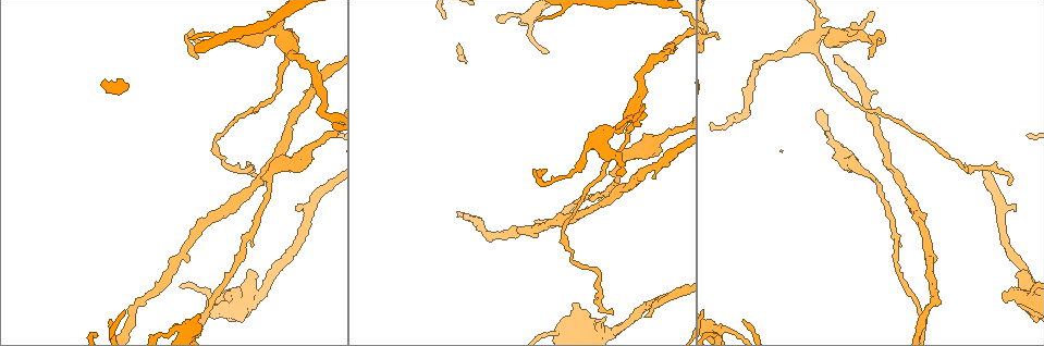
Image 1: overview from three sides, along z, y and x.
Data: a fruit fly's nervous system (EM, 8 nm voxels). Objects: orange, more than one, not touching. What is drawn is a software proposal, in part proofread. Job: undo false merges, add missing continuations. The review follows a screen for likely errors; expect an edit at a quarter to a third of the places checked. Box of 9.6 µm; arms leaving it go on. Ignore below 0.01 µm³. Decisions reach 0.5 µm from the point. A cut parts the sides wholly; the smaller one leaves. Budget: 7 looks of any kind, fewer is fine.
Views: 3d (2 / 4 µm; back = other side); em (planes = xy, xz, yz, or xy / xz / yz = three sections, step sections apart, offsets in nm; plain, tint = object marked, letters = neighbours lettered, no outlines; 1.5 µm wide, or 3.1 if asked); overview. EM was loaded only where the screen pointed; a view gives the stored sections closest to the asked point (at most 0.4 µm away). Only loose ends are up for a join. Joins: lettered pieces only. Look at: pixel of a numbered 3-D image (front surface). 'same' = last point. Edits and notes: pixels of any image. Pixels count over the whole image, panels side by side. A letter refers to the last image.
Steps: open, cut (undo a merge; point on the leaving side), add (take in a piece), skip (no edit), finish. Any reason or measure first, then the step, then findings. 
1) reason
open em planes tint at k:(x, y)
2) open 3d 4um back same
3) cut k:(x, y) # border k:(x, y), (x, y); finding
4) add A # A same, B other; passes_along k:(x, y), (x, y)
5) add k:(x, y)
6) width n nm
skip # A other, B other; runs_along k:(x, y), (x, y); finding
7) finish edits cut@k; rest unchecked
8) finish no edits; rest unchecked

thick end
open 3d 4um at 1:(1023, 305)

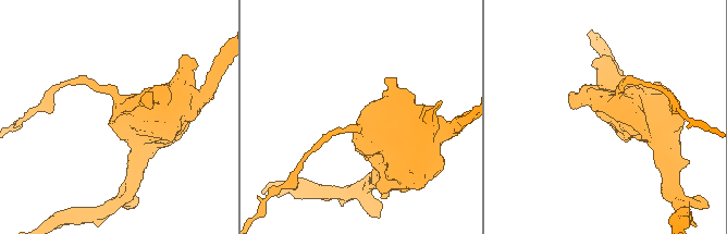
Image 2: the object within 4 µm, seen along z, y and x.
open em planes letters at 2:(119, 111)

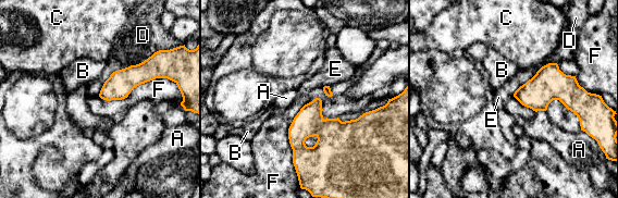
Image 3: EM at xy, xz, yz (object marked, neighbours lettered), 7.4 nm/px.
skip # A other, B other, C other, D other, E other, F other; border 3:(319, 97), (288, 128), (300, 187); none of them fits

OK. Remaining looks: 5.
thick turns thin
open 3d 2um back at 1:(835, 147)

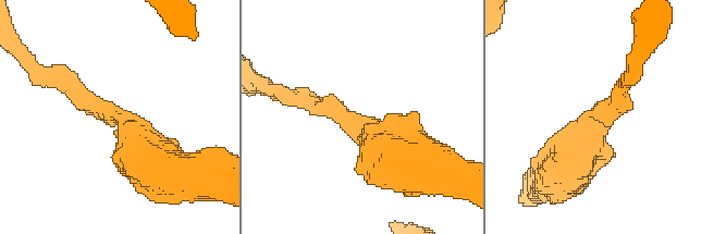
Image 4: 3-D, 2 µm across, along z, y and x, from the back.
shape alone is not enough
open em yz step 4 plain at 4:(118, 117)

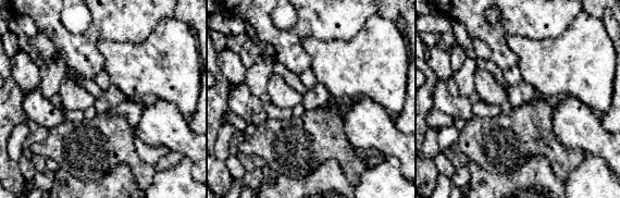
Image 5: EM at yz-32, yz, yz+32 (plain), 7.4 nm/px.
open em yz step 4 letters same

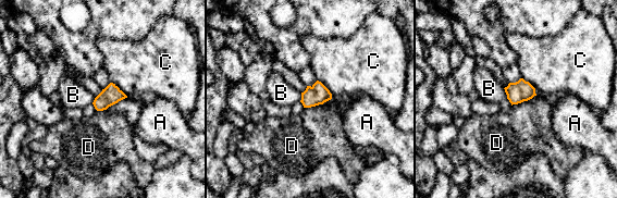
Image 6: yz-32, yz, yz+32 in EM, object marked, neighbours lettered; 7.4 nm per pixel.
width 140 nm
skip # A other, B other, C other, D other; border 6:(111, 82), (127, 96); continuous, no second neuron

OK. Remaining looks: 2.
abrupt turn
open em planes letters at 1:(596, 143)

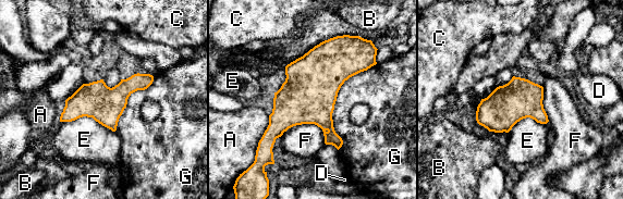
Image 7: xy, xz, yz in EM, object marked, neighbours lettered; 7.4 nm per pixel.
skip # A other, B other, C other, D other, E other, F other, G other; border 7:(60, 121), (92, 116), (114, 132); all the same neuron

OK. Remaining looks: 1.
finish no edits; rest unchecked

